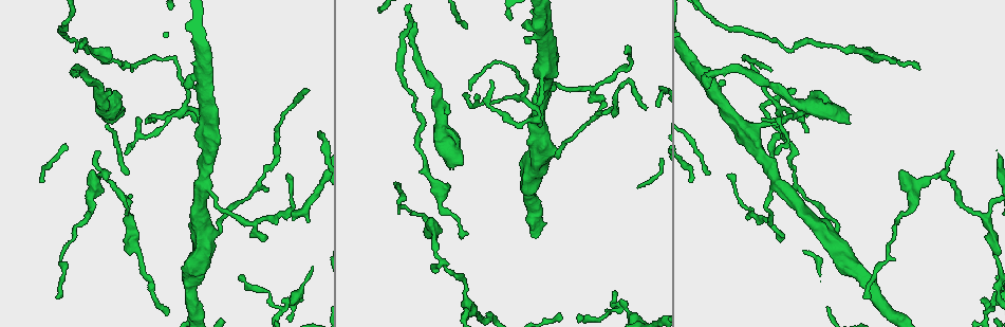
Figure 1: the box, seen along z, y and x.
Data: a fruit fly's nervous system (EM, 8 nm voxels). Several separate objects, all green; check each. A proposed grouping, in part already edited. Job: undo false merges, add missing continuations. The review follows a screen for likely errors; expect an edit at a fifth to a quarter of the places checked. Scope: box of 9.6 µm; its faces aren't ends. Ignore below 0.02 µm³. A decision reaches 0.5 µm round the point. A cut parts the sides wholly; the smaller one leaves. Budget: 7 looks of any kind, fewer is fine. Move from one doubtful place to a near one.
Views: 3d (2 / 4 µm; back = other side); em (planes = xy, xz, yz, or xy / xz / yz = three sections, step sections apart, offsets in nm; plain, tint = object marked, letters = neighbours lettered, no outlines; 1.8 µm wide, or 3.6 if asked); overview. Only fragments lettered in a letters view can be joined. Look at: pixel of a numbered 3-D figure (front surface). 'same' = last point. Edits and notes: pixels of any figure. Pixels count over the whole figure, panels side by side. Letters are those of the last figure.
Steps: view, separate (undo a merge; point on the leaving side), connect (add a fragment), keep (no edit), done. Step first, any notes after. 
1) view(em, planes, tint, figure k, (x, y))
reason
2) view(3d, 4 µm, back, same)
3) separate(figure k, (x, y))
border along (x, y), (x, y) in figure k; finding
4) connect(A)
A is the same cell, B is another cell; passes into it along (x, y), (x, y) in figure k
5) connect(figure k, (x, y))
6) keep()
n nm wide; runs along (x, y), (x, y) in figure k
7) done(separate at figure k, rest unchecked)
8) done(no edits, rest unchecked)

view(em, 3.6 µm, planes, tint, figure 1, (213, 235))
three-way junction

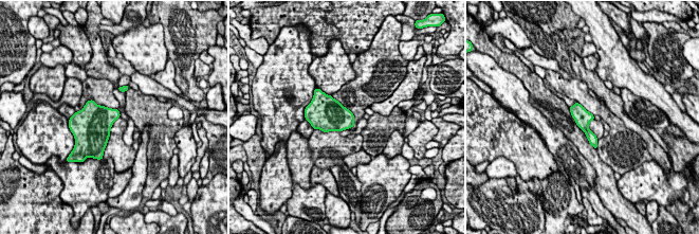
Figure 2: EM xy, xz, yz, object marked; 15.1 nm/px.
view(em, 3.6 µm, planes, letters, same)
what lies round it

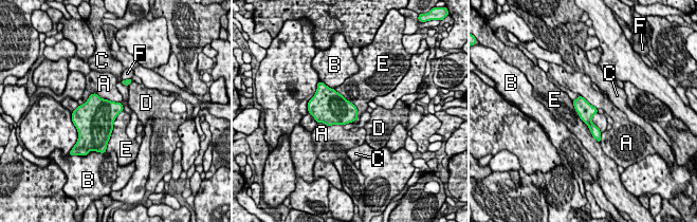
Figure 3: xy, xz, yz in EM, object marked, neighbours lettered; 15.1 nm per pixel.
keep()
A, B, C, D, E and F are other cells; border along (571, 100), (578, 115), (600, 143) in figure 3; one cell here

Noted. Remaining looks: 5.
view(em, planes, letters, figure 1, (286, 306))
a fork

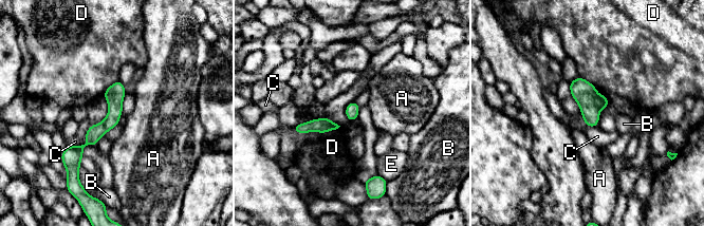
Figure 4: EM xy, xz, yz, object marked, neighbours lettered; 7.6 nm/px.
separate(figure 4, (585, 93))
A, B, C, D and E are other cells; border along (597, 95), (596, 102), (599, 110) in figure 4; two cells meet here

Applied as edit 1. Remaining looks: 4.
view(em, xy, step 4, letters, figure 1, (848, 124))
stops while still wide

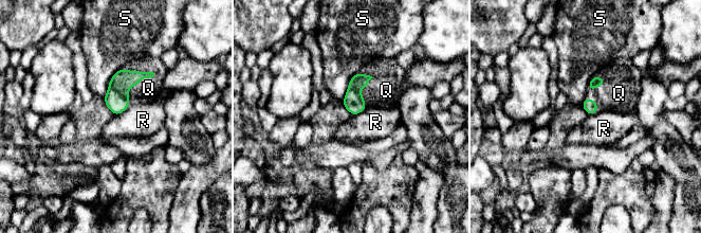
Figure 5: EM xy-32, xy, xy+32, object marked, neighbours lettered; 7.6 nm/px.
view(em, planes, letters, same)

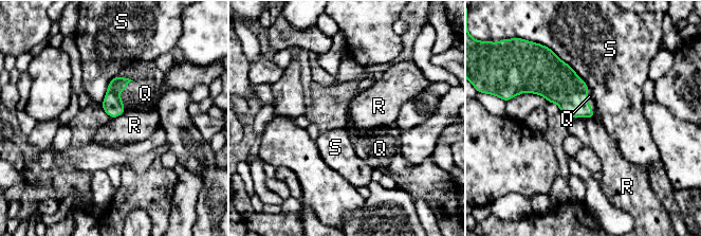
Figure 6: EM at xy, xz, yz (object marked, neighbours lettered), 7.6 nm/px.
connect(Q)
Q is the same cell, R and S are other cells; it goes on there

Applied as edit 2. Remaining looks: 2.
done(separate at figure 4, connect at figure 6, rest unchecked)

